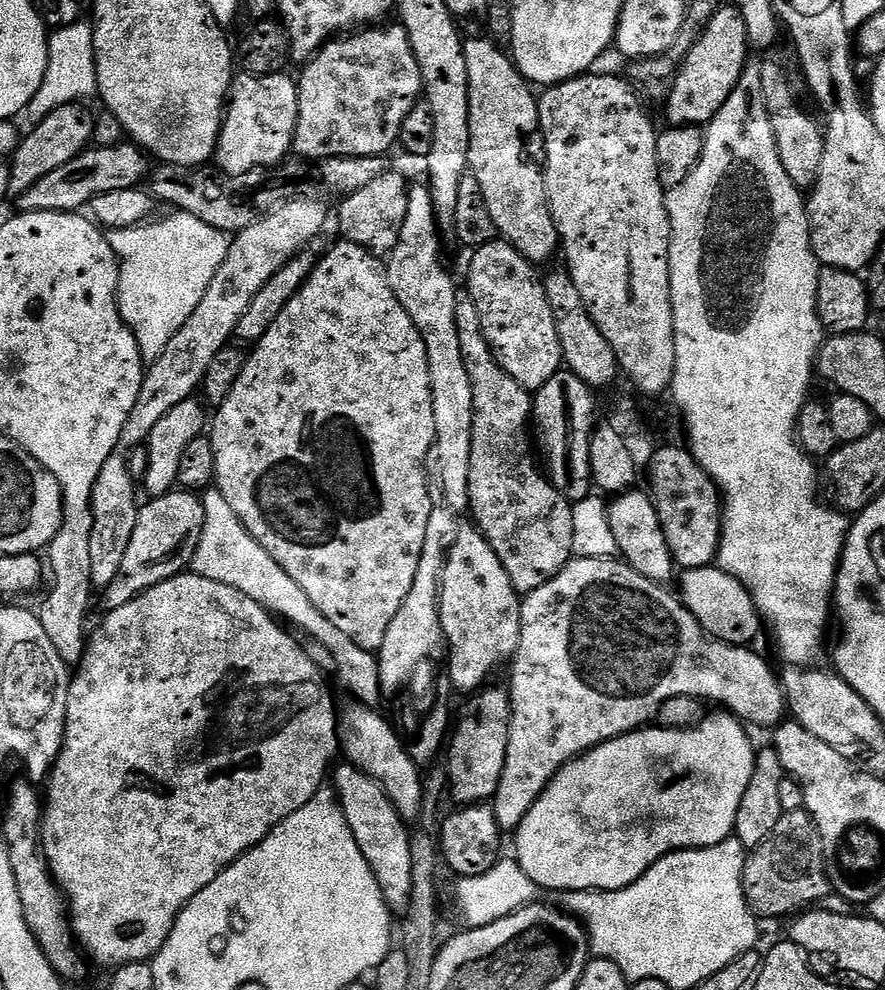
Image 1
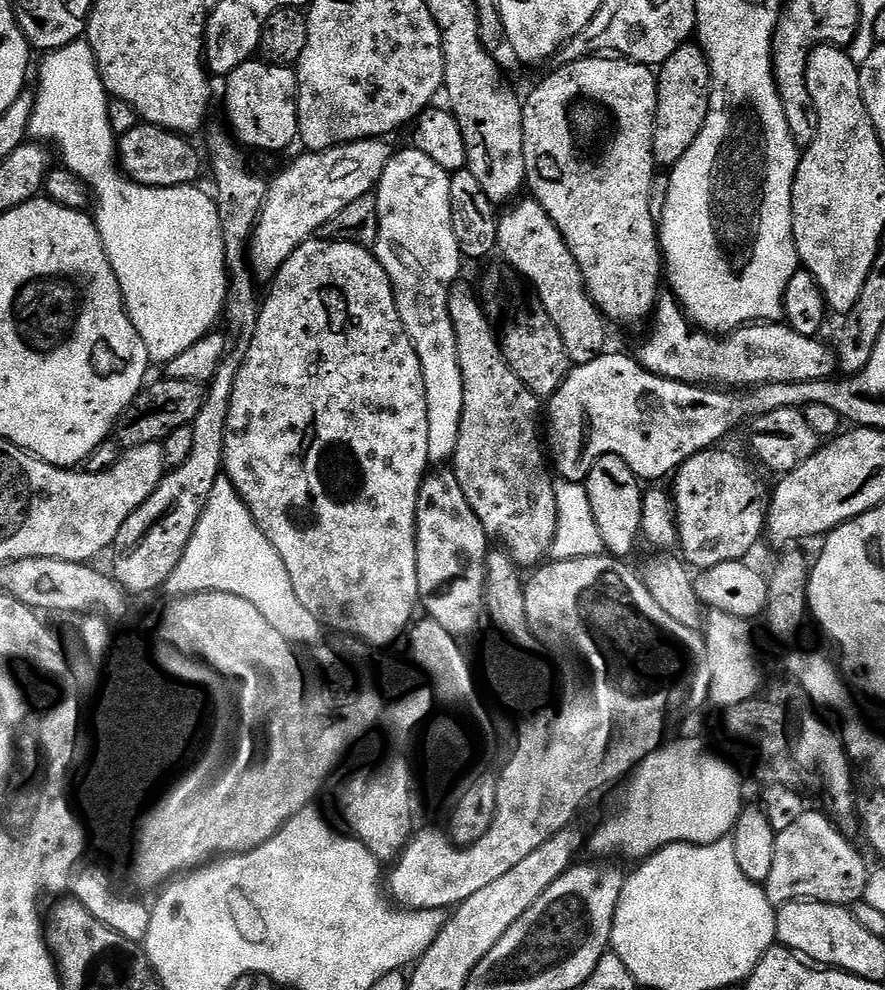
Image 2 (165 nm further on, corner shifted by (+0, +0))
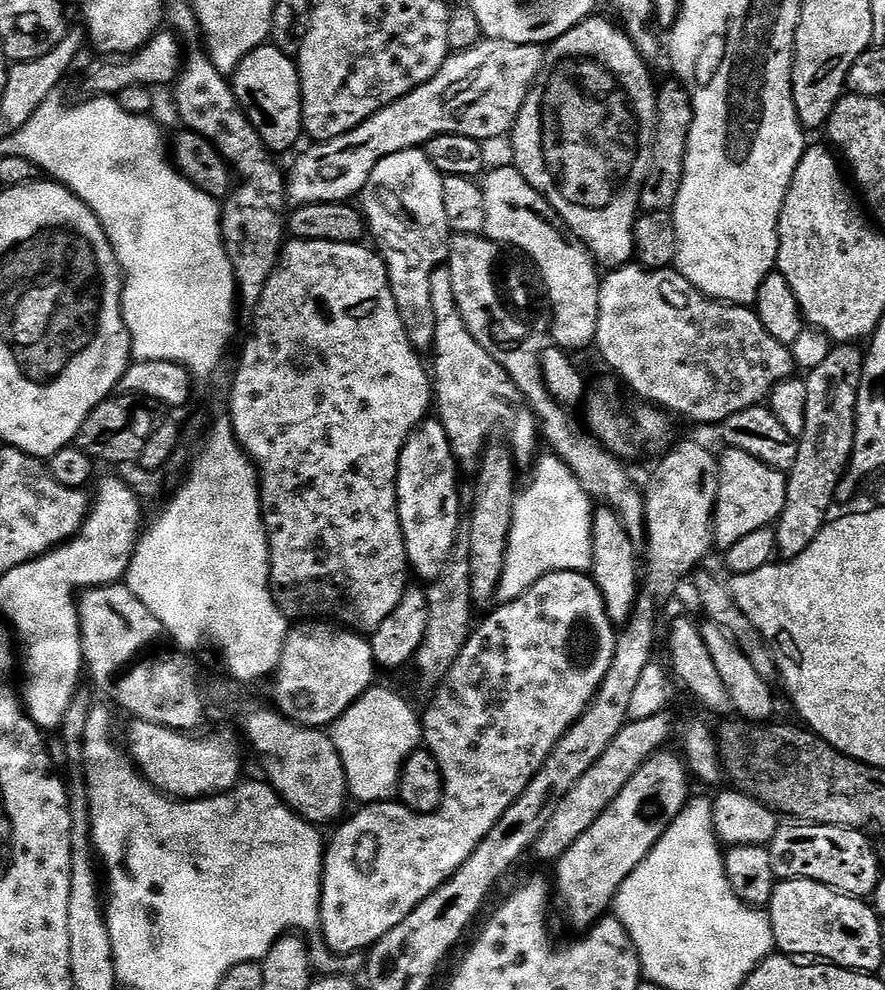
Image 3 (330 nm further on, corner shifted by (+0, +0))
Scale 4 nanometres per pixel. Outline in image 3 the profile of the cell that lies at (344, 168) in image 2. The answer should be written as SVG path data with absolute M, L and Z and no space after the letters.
M484 38L470 50L449 55L442 70L438 70L438 74L434 74L430 82L418 86L410 94L378 110L378 114L366 118L366 122L350 130L350 134L342 134L333 140L322 140L308 146L312 148L306 149L297 158L292 172L290 168L287 173L288 204L301 208L314 202L343 204L351 201L363 193L370 174L374 174L374 166L378 166L382 158L390 158L390 154L398 154L411 148L420 148L435 136L462 134L466 138L489 142L488 140L498 139L503 132L504 135L511 133L529 90L540 76L544 54L545 49L539 44L507 44L501 40Z

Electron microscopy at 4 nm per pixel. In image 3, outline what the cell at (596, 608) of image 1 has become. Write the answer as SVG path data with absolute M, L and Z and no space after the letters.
M551 572L530 585L526 594L522 594L509 604L500 604L497 609L497 612L490 613L481 624L479 621L475 625L472 637L462 646L460 657L454 662L450 674L429 699L433 700L429 702L428 709L422 712L423 743L427 751L436 757L444 779L444 797L439 810L434 813L411 812L399 802L366 804L357 807L357 812L352 817L349 815L339 825L341 828L333 834L332 841L330 839L327 841L324 850L324 877L320 895L318 932L319 935L324 935L324 940L328 943L325 944L327 951L333 954L346 957L371 949L373 944L378 943L386 934L390 934L390 930L394 930L394 926L398 926L398 922L402 922L402 918L406 918L410 910L414 910L423 900L430 898L434 890L441 888L459 870L462 862L466 862L466 858L470 858L472 851L486 838L486 834L494 830L498 818L502 818L502 814L510 810L510 806L522 794L522 790L526 790L534 774L538 774L542 762L546 762L546 758L554 750L557 742L568 733L570 725L588 709L588 703L595 698L600 683L606 678L606 670L610 670L618 632L611 618L606 614L606 602L591 575L582 572Z

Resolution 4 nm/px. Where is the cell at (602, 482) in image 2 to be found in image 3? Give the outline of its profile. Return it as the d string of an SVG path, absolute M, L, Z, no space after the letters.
M597 507L592 514L592 566L590 575L596 581L598 590L606 602L606 614L611 618L613 625L623 626L632 617L636 608L638 591L636 584L641 583L642 572L636 569L636 552L638 546L630 538L626 526L614 514L612 508Z

